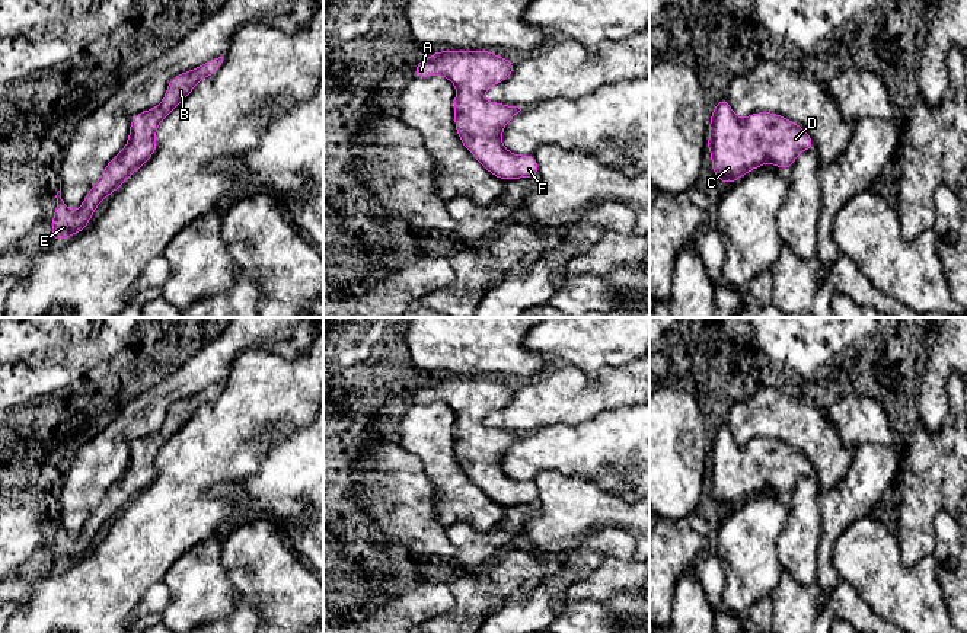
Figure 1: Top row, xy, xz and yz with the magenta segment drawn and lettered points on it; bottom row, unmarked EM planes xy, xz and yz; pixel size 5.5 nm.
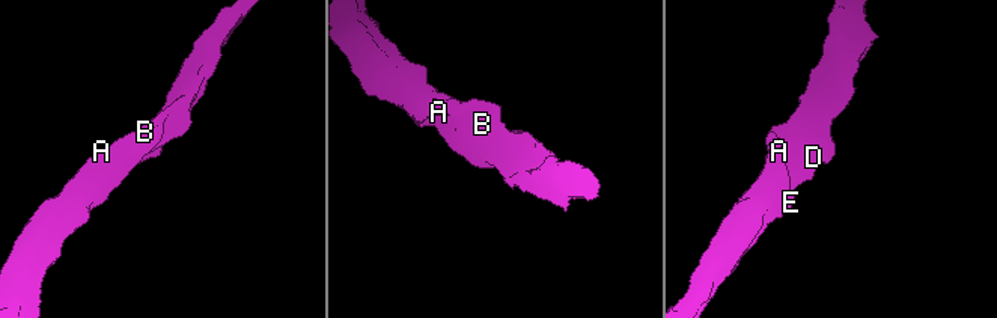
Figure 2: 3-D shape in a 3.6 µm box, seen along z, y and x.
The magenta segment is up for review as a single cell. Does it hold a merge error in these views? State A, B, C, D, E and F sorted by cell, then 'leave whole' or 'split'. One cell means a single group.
A B C D E F; leave whole

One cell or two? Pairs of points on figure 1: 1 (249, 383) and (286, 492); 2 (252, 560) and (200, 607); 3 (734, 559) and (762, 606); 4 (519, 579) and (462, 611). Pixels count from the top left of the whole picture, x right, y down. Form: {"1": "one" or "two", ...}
{"1": "two", "2": "two", "3": "two", "4": "one"}

